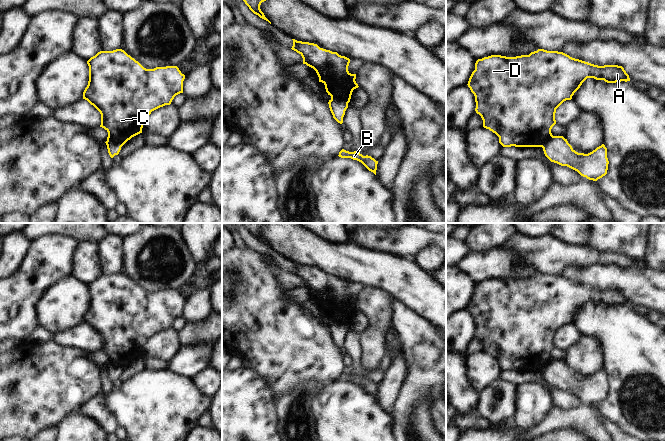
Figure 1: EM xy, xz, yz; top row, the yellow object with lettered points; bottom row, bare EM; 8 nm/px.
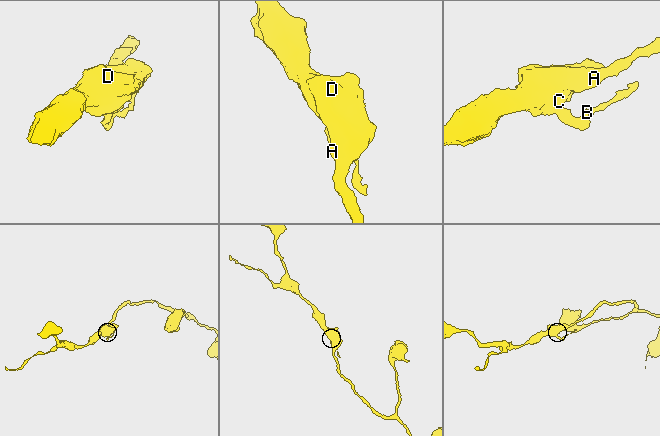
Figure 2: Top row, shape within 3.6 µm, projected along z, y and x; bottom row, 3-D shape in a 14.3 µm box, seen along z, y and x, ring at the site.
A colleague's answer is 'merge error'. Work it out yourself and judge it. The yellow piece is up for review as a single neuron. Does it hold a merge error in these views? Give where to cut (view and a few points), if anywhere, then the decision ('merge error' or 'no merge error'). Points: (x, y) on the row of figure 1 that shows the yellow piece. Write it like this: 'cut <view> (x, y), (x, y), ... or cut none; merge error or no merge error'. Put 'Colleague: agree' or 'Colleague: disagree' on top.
Colleague: agree
cut xz (331, 98), (344, 100), (347, 103); merge error

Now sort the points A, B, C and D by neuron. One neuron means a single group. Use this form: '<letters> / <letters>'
A C D / B

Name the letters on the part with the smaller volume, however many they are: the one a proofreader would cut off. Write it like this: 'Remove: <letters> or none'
Remove: B

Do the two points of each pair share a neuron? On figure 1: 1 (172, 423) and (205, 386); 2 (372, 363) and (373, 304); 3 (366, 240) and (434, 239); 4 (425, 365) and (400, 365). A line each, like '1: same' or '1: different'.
1: different
2: same
3: same
4: different

